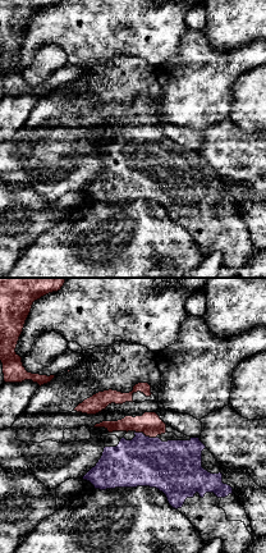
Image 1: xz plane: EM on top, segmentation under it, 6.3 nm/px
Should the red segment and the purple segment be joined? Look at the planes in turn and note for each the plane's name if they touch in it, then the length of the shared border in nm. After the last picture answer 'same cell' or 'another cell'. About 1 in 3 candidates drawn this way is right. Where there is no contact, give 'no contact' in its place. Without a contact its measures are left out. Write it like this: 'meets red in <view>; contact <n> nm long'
meets red in xz; contact 150 nm long

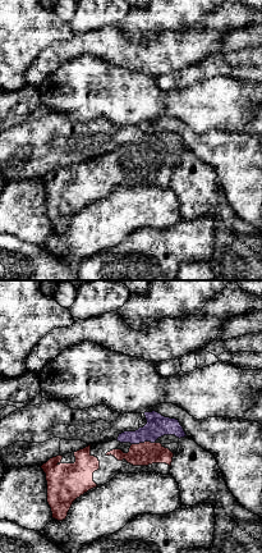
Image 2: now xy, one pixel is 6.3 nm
meets red in xy; contact 140 nm long

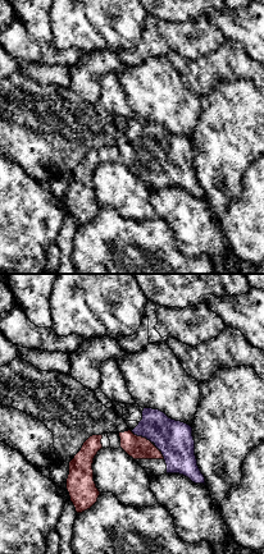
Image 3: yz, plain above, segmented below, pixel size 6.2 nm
meets red in yz; contact 150 nm long

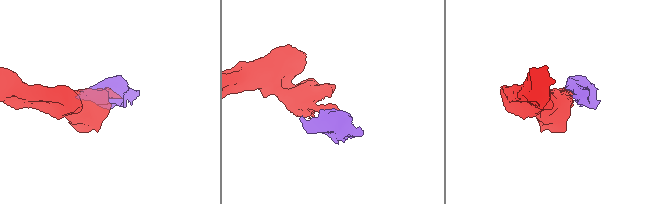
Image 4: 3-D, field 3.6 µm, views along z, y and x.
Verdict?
same cell

